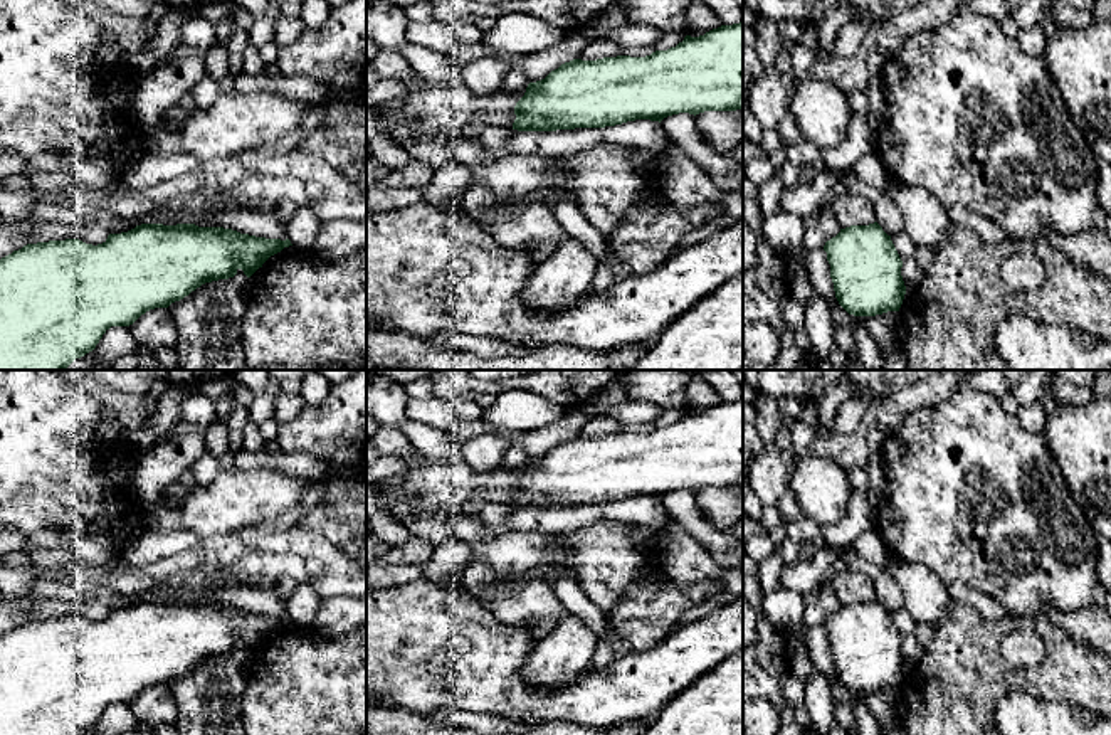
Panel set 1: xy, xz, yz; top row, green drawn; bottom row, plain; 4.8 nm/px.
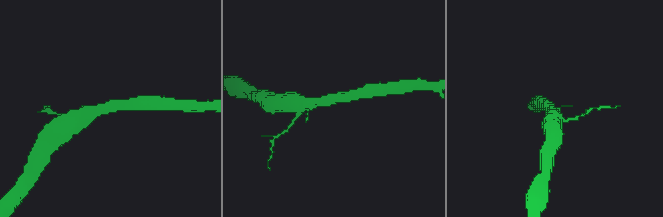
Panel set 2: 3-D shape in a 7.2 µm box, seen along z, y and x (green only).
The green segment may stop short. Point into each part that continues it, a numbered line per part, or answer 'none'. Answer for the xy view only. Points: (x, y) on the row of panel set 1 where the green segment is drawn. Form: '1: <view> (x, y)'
none

